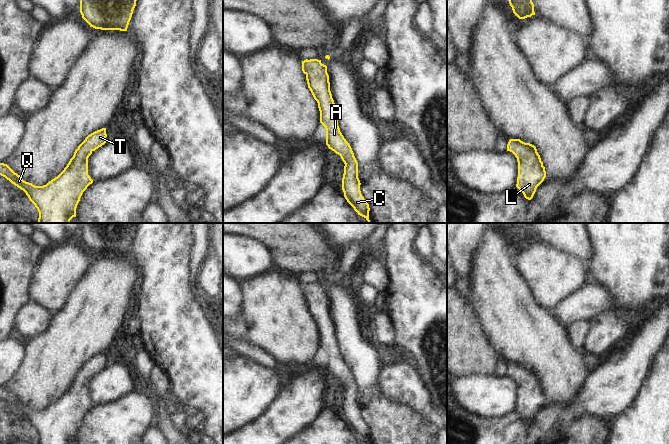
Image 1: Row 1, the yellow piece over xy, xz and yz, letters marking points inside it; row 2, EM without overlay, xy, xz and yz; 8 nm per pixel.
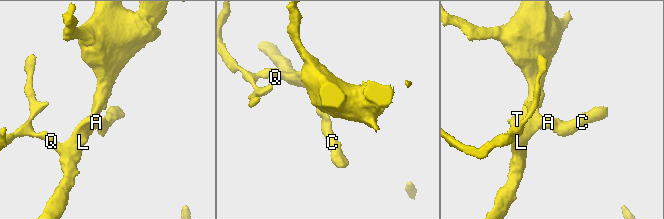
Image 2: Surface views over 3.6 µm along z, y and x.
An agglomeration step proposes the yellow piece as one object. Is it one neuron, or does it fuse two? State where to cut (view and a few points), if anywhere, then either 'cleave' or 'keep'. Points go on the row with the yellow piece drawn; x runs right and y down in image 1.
no cut; keep

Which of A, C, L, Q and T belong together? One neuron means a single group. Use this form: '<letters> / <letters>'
A C L Q T

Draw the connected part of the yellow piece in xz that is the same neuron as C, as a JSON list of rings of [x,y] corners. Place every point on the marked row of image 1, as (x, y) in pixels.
[[[306,59],[302,61],[302,71],[306,75],[308,88],[318,103],[320,123],[326,129],[326,145],[338,154],[345,164],[342,178],[344,197],[358,215],[364,217],[370,223],[369,204],[360,191],[358,162],[350,144],[346,141],[338,126],[327,66],[322,64],[321,60]]]

